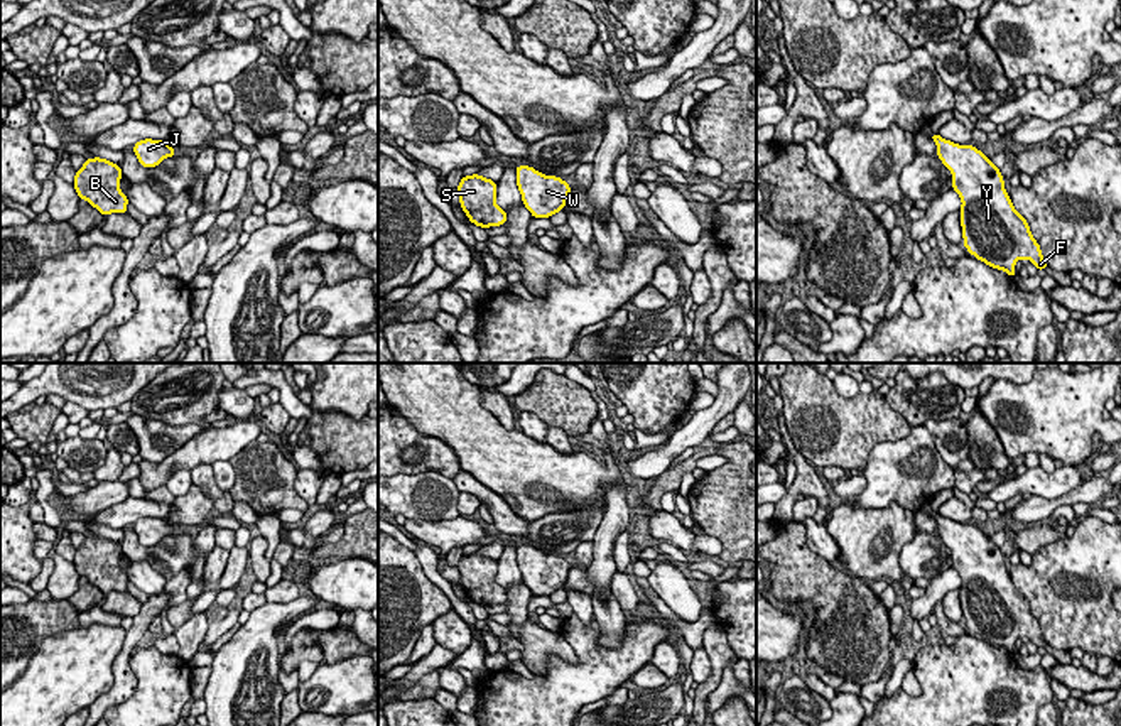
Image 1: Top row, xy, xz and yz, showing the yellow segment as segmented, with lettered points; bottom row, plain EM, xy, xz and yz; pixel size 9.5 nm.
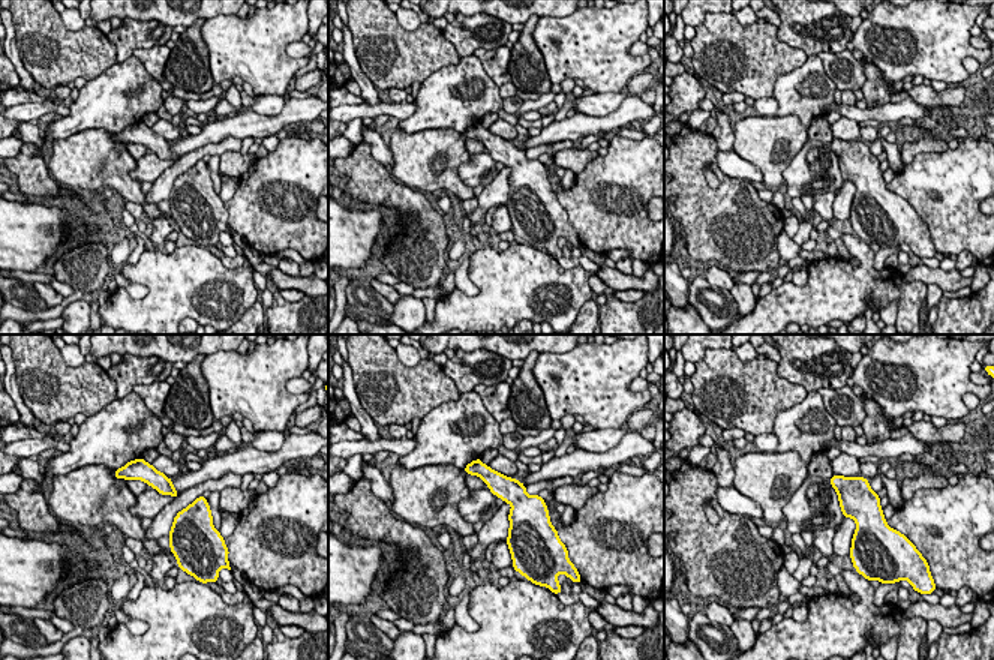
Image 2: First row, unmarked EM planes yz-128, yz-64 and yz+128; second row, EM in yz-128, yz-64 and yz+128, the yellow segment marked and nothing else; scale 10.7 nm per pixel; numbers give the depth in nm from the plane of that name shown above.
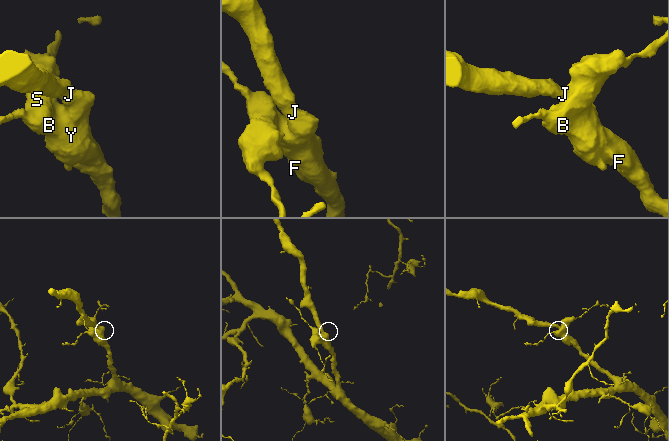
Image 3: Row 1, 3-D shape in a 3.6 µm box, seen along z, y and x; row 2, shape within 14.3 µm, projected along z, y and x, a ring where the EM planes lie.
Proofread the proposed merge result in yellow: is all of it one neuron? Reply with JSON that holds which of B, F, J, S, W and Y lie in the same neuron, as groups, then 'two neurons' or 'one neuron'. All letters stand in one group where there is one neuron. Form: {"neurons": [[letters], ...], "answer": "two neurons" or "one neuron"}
{"neurons": [["B", "F", "J", "S", "W", "Y"]], "answer": "one neuron"}

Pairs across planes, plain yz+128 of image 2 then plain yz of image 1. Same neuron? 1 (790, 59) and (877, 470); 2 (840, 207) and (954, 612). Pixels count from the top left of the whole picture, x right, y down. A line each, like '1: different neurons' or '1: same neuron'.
1: different neurons
2: same neuron

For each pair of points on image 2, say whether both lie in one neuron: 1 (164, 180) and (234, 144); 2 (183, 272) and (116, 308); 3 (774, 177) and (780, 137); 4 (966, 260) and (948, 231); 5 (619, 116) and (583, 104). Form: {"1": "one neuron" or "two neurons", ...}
{"1": "one neuron", "2": "one neuron", "3": "one neuron", "4": "two neurons", "5": "two neurons"}

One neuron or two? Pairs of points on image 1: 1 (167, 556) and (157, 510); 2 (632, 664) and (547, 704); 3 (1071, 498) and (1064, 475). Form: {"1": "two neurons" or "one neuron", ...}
{"1": "two neurons", "2": "one neuron", "3": "two neurons"}

